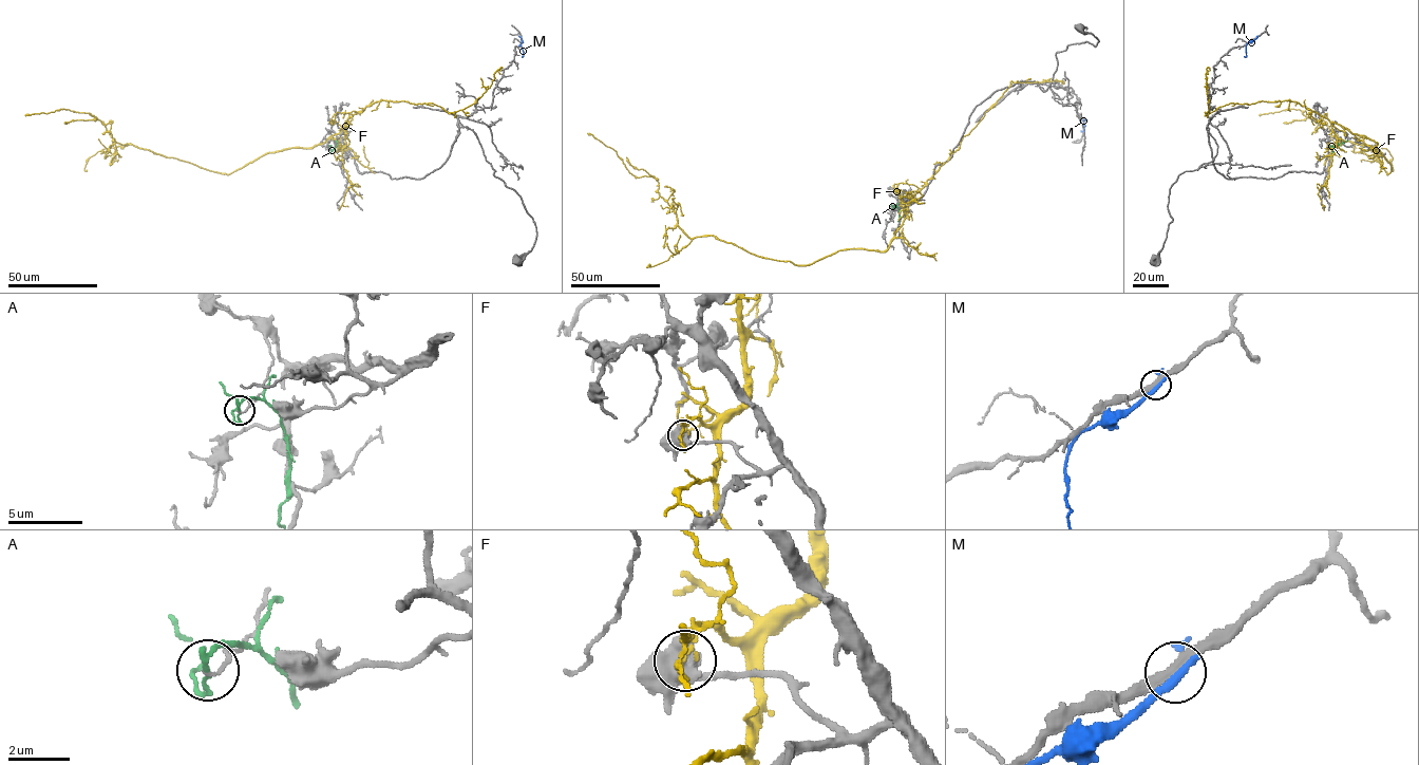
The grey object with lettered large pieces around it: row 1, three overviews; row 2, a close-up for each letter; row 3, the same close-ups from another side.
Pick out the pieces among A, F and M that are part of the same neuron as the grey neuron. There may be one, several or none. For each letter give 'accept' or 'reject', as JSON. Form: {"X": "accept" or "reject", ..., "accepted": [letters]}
{"A": "reject", "F": "reject", "M": "reject", "accepted": []}

